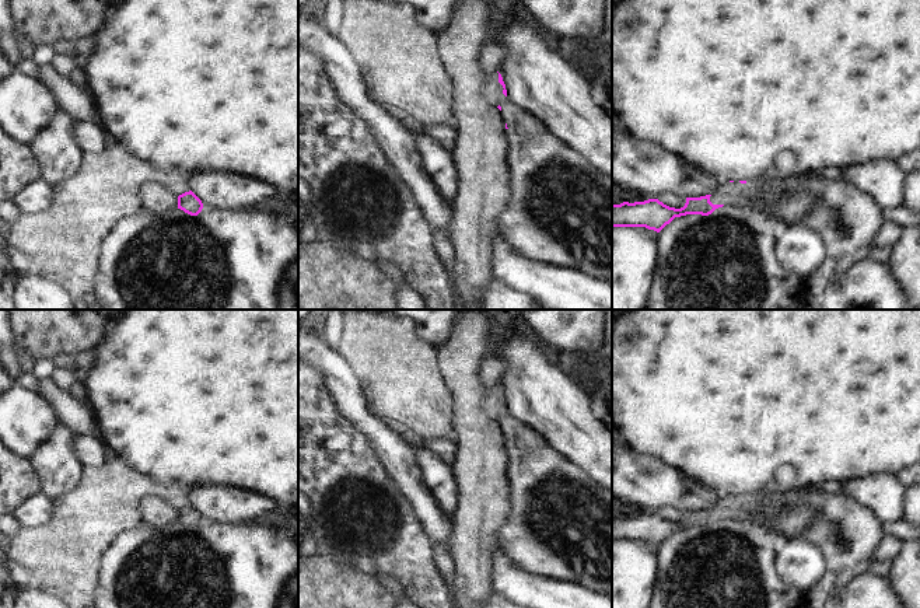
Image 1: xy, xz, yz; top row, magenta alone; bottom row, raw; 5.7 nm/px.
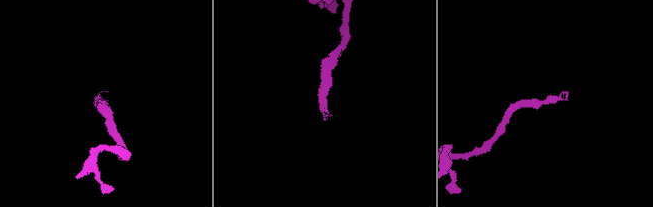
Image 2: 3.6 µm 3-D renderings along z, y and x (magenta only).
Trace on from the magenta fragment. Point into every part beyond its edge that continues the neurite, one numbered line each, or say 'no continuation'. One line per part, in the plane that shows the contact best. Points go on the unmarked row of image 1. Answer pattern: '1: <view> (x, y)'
1: yz (847, 534)

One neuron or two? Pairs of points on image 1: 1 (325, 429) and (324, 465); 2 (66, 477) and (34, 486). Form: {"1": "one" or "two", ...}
{"1": "one", "2": "two"}

